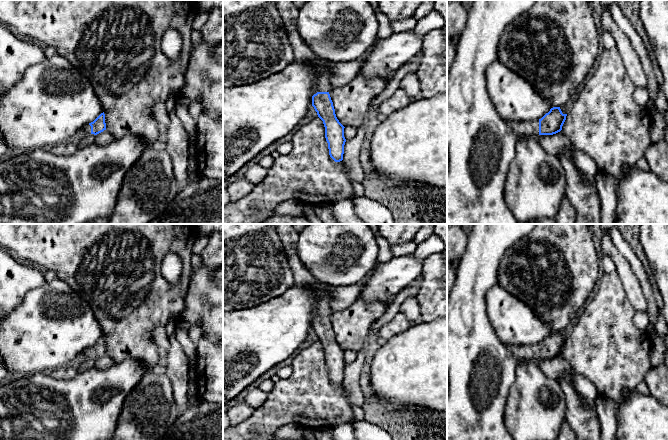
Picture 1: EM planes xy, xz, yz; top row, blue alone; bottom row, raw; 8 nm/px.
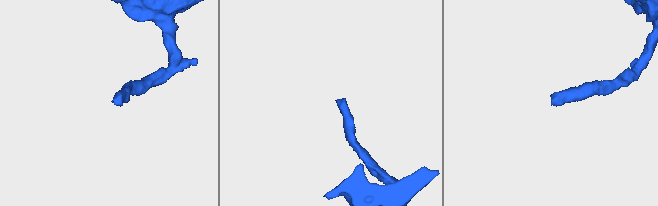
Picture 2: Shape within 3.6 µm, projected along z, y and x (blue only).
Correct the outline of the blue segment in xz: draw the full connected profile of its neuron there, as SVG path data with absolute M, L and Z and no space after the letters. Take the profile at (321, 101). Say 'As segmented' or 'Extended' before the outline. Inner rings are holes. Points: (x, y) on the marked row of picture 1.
Extended. M275 0L276 6L282 16L290 44L294 53L295 62L314 64L319 71L317 93L312 96L312 106L325 127L325 138L328 143L329 155L335 162L343 160L344 126L336 117L333 102L329 92L332 85L328 74L323 70L311 49L305 44L297 29L299 9L293 0Z

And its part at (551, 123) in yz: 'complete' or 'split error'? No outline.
split error

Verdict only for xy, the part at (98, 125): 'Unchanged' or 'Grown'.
Grown

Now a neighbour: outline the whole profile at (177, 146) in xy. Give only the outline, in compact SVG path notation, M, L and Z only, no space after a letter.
M173 109L169 114L170 124L167 130L167 142L165 151L171 158L173 164L173 174L180 186L187 184L188 181L188 156L189 138Z

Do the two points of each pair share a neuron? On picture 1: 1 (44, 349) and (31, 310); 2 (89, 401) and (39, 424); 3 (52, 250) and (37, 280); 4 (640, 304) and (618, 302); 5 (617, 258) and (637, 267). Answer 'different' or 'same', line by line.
1: same
2: same
3: different
4: different
5: different

